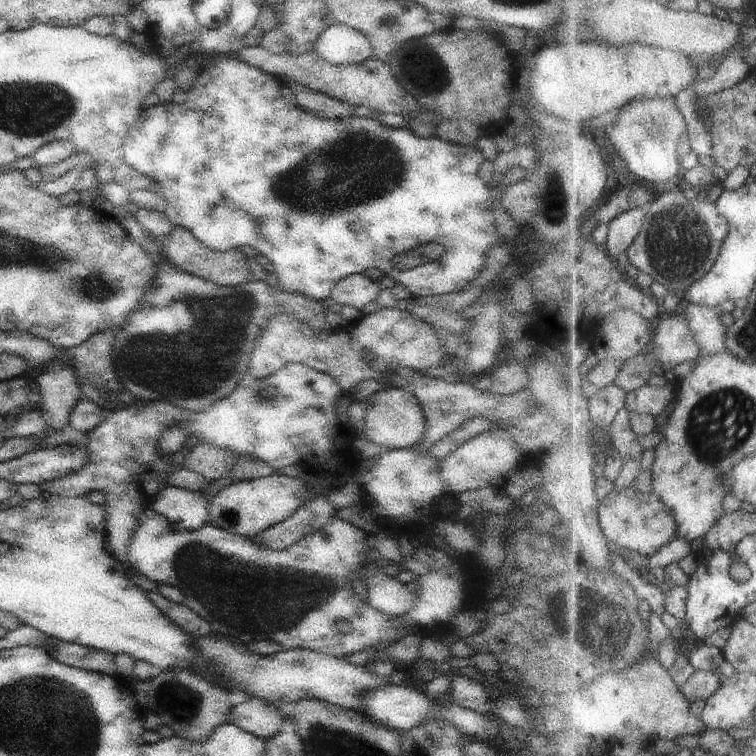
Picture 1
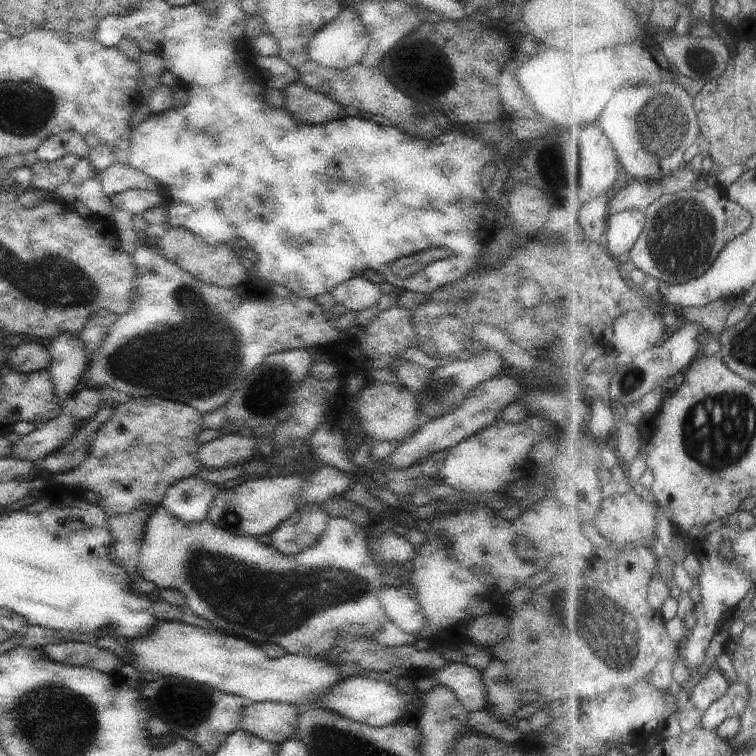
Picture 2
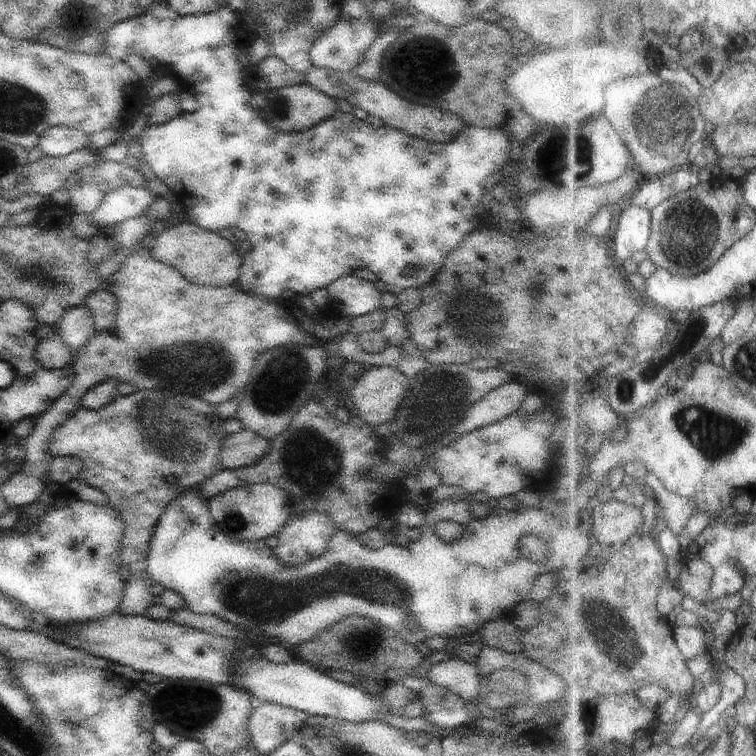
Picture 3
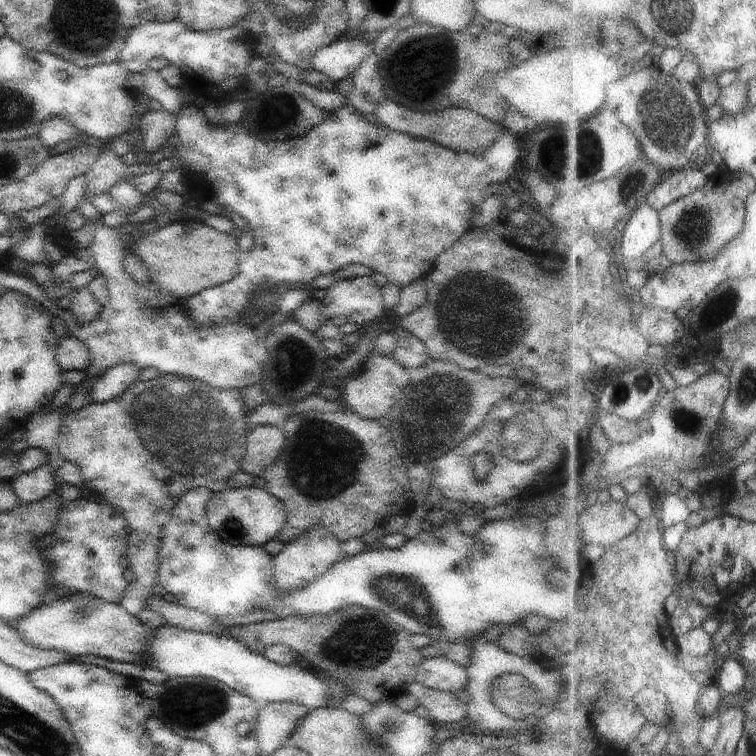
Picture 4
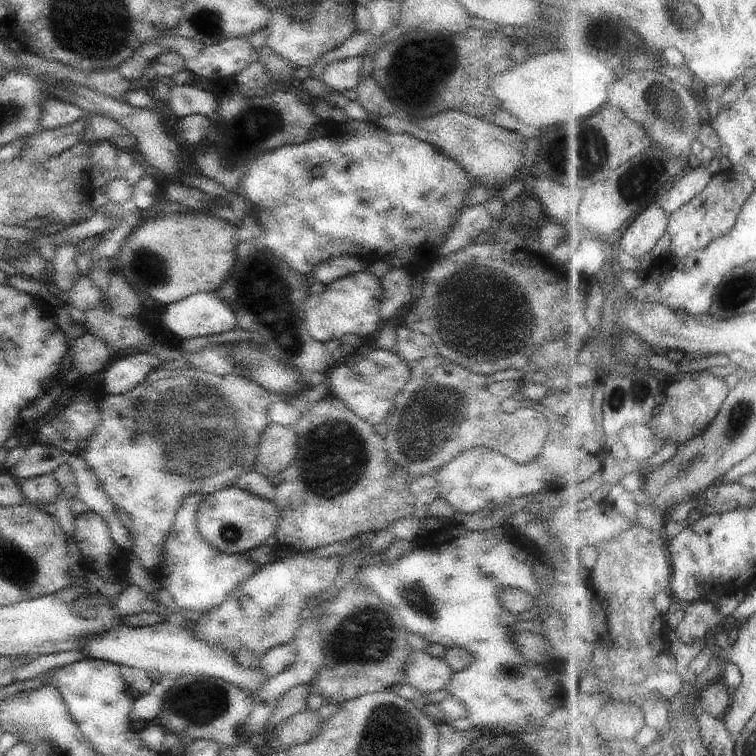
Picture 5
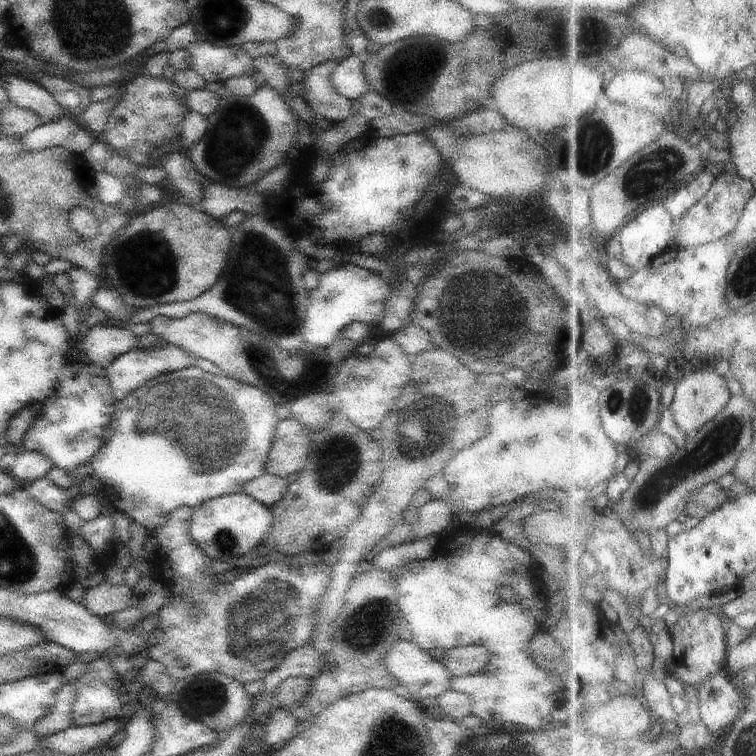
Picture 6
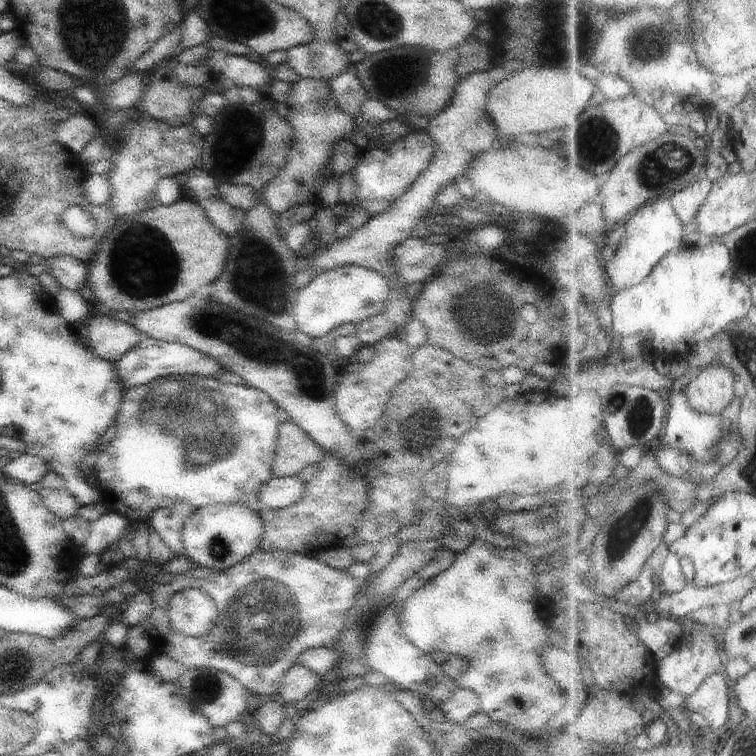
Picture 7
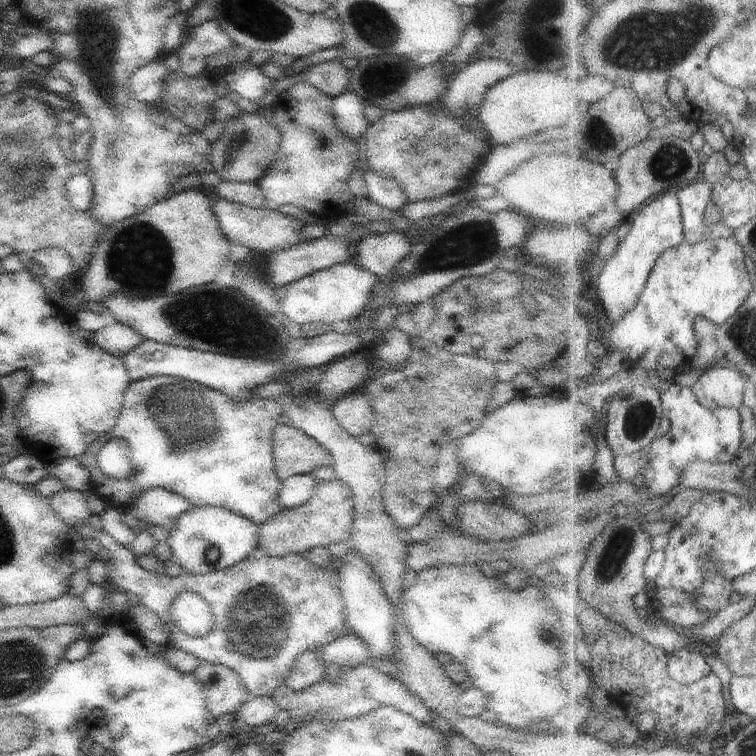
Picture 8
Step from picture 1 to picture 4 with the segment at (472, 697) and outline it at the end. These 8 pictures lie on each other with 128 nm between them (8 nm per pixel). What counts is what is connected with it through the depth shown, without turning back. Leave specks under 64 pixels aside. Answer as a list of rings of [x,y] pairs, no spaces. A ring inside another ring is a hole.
[[[445,656],[422,658],[417,666],[414,681],[433,690],[462,695],[467,684],[467,670]]]

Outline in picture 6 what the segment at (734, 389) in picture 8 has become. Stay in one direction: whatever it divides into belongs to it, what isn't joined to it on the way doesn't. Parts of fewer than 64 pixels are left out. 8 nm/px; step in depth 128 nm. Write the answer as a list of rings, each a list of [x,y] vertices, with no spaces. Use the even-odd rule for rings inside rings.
[[[696,367],[695,371],[684,372],[675,381],[675,386],[670,411],[677,429],[688,436],[694,435],[702,427],[716,419],[728,407],[729,400],[732,399],[727,380],[715,370],[701,370]]]

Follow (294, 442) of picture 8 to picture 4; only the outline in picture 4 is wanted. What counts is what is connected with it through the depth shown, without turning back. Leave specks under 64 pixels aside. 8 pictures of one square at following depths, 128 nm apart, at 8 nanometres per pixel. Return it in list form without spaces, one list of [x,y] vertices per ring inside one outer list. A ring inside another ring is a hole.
[[[257,424],[245,434],[245,446],[241,457],[241,470],[253,477],[257,477],[277,462],[281,450],[285,432],[283,428],[270,424]]]

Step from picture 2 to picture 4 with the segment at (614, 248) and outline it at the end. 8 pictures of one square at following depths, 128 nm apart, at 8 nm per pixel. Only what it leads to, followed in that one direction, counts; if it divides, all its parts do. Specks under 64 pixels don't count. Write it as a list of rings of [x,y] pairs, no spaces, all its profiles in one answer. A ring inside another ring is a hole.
[[[641,204],[629,218],[621,237],[621,254],[626,260],[641,261],[642,255],[664,234],[661,212]]]

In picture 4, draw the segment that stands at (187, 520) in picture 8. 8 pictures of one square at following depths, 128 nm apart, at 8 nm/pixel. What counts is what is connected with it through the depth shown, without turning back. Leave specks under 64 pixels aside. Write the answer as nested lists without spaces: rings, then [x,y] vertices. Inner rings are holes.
[[[257,486],[231,488],[211,493],[205,506],[205,520],[219,540],[231,546],[263,546],[276,538],[285,522],[285,507],[276,496]]]

